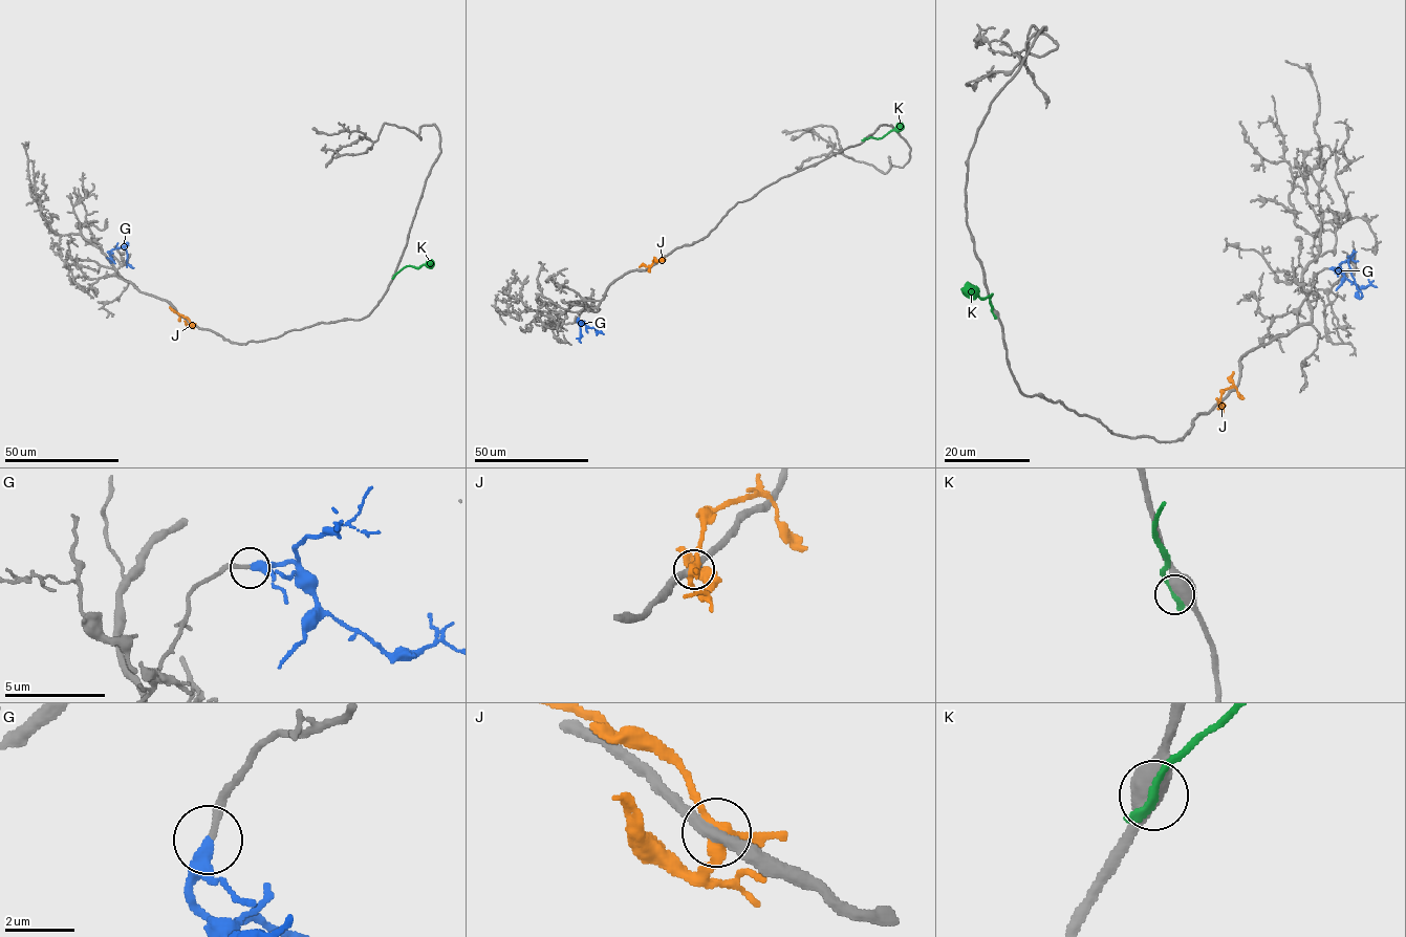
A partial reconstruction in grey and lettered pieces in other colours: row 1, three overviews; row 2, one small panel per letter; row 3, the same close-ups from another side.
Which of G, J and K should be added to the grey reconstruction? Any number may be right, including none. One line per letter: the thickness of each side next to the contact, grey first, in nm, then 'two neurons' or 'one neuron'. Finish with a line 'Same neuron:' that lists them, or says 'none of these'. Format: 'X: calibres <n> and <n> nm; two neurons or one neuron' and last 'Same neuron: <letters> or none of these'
G: calibres 200 and 320 nm; one neuron
J: calibres 340 and 280 nm; two neurons
K: calibres 500 and 260 nm; two neurons
Same neuron: G

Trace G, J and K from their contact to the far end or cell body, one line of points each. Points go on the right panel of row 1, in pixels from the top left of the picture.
G: (1329, 268), (1340, 266), (1348, 259), (1357, 296), (1361, 298)
J: (1219, 402), (1221, 394), (1233, 387), (1233, 371)
K: (994, 316), (989, 303), (992, 295), (980, 298), (967, 288)

